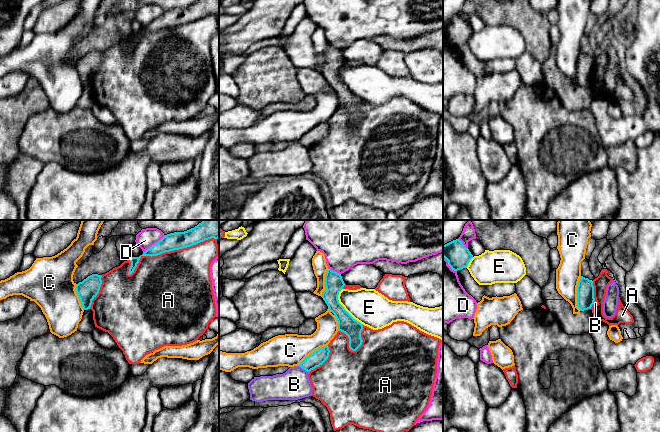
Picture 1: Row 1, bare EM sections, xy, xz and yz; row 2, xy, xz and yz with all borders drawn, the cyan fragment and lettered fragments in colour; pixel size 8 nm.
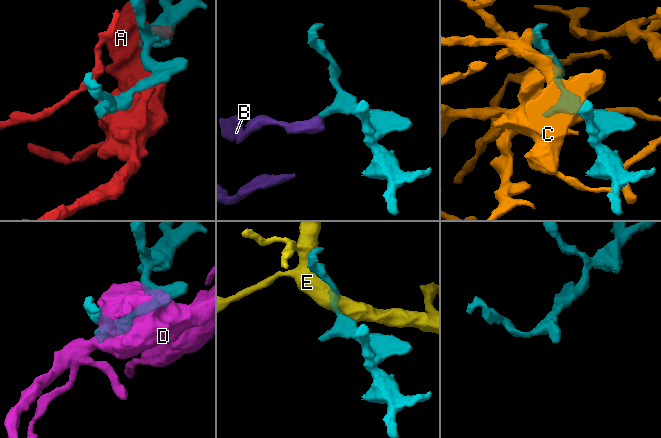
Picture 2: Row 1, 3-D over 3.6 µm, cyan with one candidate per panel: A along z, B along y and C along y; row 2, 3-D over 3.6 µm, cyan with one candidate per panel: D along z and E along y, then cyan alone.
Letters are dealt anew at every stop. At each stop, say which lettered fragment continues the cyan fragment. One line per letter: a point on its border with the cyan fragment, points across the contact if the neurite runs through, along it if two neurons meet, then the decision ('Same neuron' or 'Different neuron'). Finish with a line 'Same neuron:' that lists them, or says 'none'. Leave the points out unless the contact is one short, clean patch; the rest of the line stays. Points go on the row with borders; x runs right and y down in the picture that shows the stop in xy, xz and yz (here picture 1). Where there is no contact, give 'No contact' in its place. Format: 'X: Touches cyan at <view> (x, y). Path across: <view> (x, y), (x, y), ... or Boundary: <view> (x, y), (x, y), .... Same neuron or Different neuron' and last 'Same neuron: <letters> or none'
A: Touches cyan at xy (168, 251). Different neuron
B: Touches cyan at xz (304, 369). Boundary: xz (299, 365), (308, 372). Different neuron
C: Touches cyan at yz (577, 293). Different neuron
D: Touches cyan at xy (155, 243). Different neuron
E: Touches cyan at xz (343, 308). Different neuron
Same neuron: none

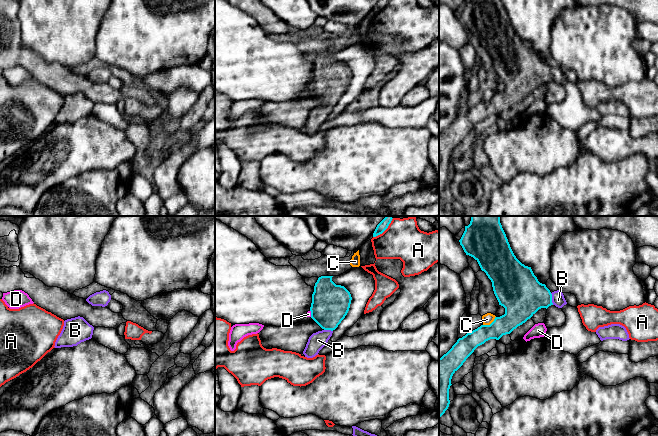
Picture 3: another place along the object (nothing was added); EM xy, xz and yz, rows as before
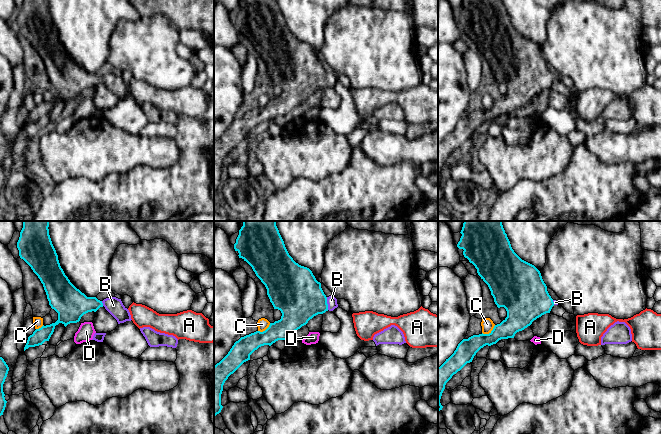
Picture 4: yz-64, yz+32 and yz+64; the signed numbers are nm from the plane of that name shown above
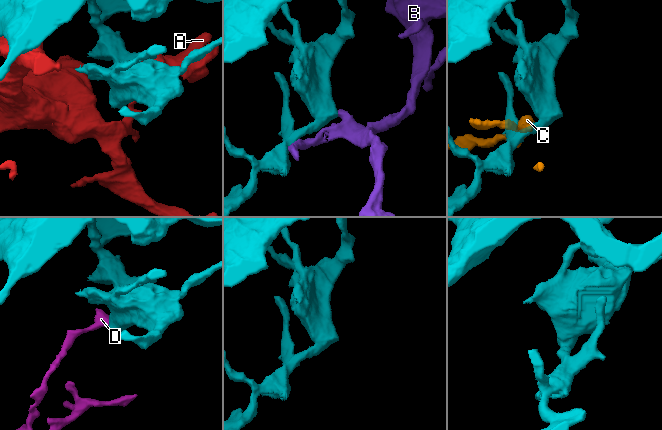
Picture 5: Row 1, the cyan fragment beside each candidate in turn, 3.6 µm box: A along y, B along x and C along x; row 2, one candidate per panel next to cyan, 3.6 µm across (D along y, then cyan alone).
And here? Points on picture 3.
A: Touches cyan at xz (384, 230). Different neuron
B: Touches cyan at yz (551, 299). Same neuron
C: Touches cyan at yz (491, 323). Different neuron
D: Touches cyan at xz (311, 313). Boundary: xz (310, 310), (311, 316). Different neuron
Same neuron: B

